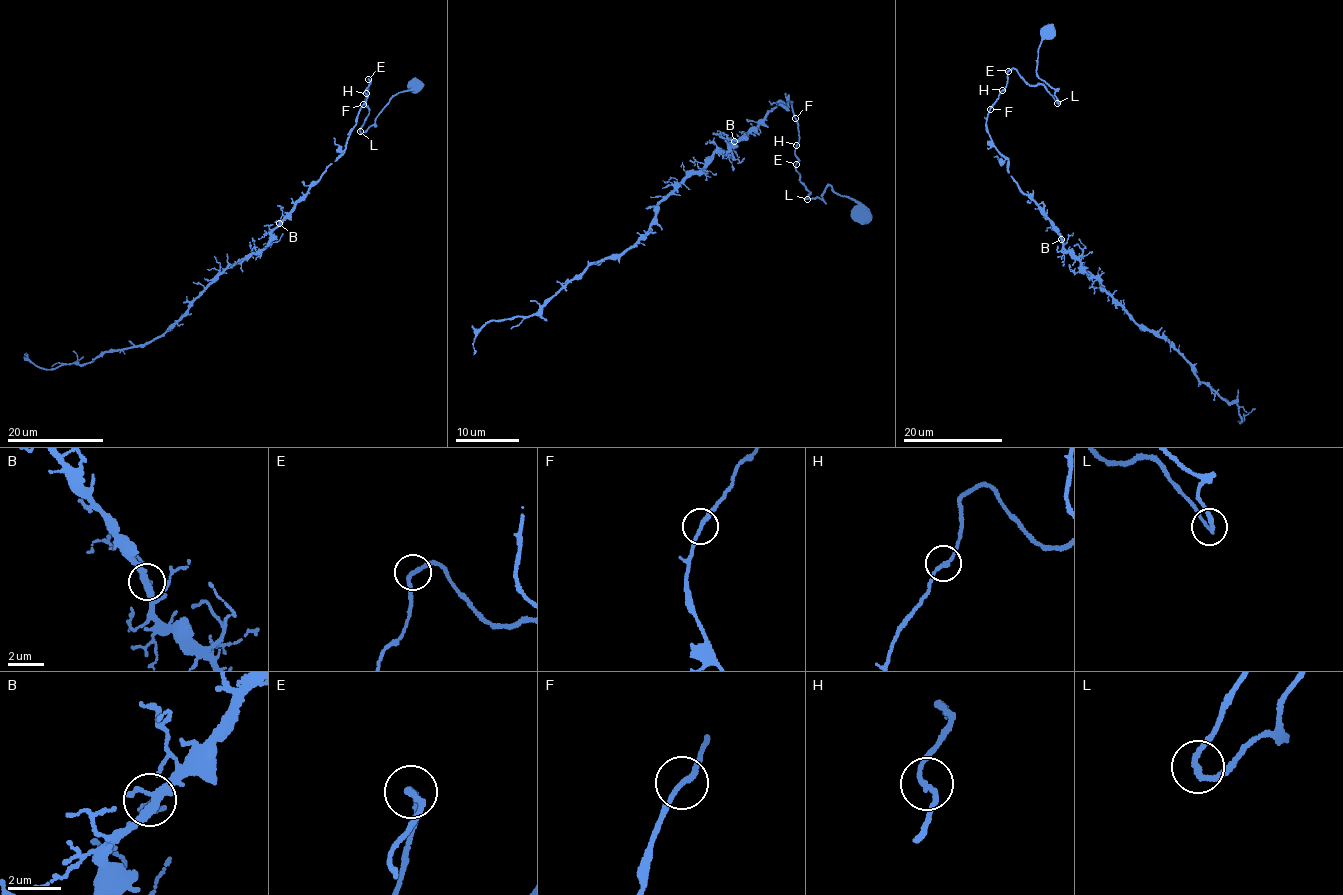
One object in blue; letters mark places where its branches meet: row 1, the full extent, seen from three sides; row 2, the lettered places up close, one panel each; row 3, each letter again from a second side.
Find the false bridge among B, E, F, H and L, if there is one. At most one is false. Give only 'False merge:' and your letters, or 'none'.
False merge: none

